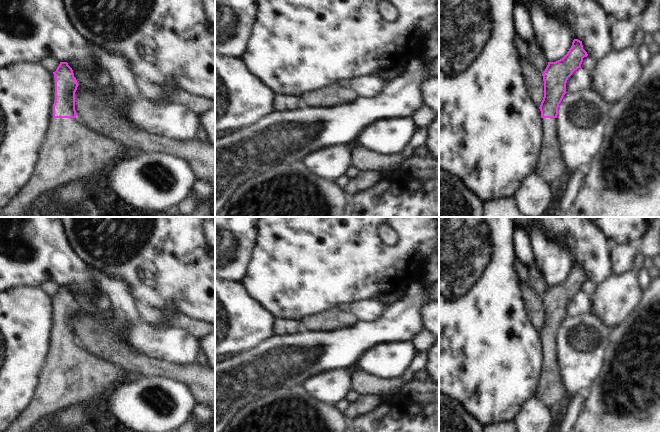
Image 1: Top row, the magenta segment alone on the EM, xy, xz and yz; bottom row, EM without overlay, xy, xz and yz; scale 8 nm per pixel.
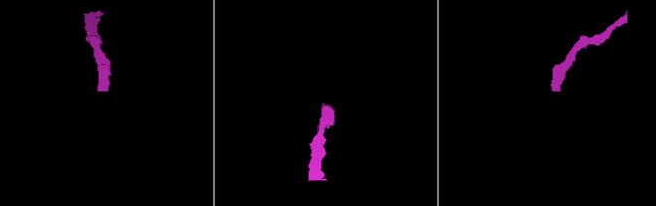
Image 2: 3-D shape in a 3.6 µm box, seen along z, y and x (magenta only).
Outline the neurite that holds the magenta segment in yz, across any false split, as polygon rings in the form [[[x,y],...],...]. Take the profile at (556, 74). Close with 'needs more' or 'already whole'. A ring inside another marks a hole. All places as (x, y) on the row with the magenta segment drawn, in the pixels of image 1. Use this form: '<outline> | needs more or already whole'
[[[574,39],[567,54],[556,62],[548,62],[542,74],[544,97],[539,109],[541,111],[543,140],[535,174],[552,187],[564,181],[568,174],[557,134],[558,107],[567,93],[568,78],[575,70],[581,68],[583,58],[587,56],[582,41]]] | needs more

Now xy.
[[[60,62],[56,71],[53,72],[55,77],[55,102],[53,104],[53,118],[48,130],[48,136],[41,151],[41,160],[37,167],[37,172],[31,183],[11,202],[3,211],[1,217],[19,217],[25,214],[27,217],[37,217],[31,213],[32,202],[42,194],[49,194],[52,191],[76,182],[85,180],[91,175],[98,174],[99,167],[99,133],[84,129],[75,110],[75,92],[78,87],[72,68],[67,62]]] | needs more

